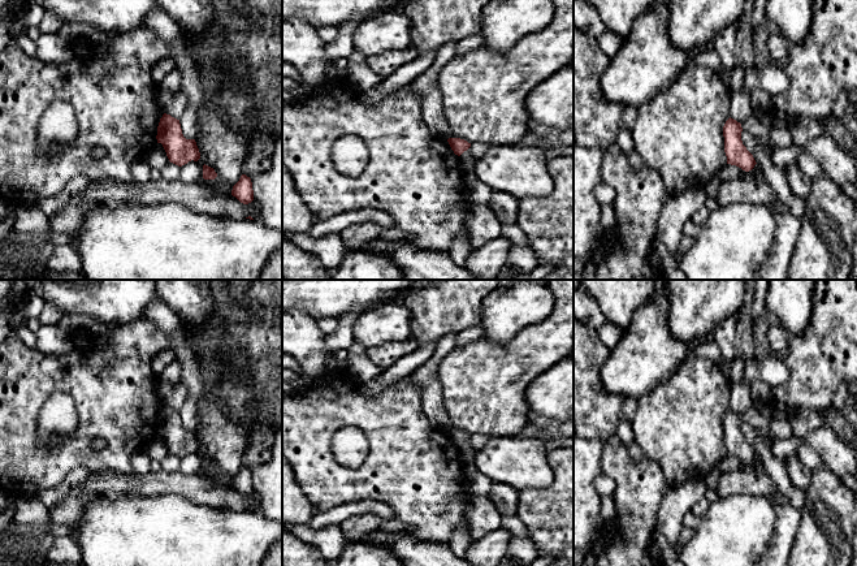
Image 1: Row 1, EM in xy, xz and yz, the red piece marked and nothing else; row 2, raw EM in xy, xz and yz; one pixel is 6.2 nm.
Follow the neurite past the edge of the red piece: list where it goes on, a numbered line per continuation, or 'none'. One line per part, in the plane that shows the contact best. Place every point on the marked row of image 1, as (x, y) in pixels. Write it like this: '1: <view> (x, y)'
none

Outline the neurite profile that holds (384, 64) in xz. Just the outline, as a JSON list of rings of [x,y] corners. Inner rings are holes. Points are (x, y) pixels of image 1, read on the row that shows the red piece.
[[[411,46],[397,52],[382,52],[378,55],[367,56],[367,65],[381,78],[385,79],[398,68],[411,62],[419,56],[417,49]]]

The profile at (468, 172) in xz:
[[[462,163],[462,174],[467,185],[477,181],[475,165],[476,163]]]

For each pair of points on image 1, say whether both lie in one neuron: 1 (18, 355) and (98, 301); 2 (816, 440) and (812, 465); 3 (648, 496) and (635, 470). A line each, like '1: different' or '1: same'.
1: different
2: different
3: same

